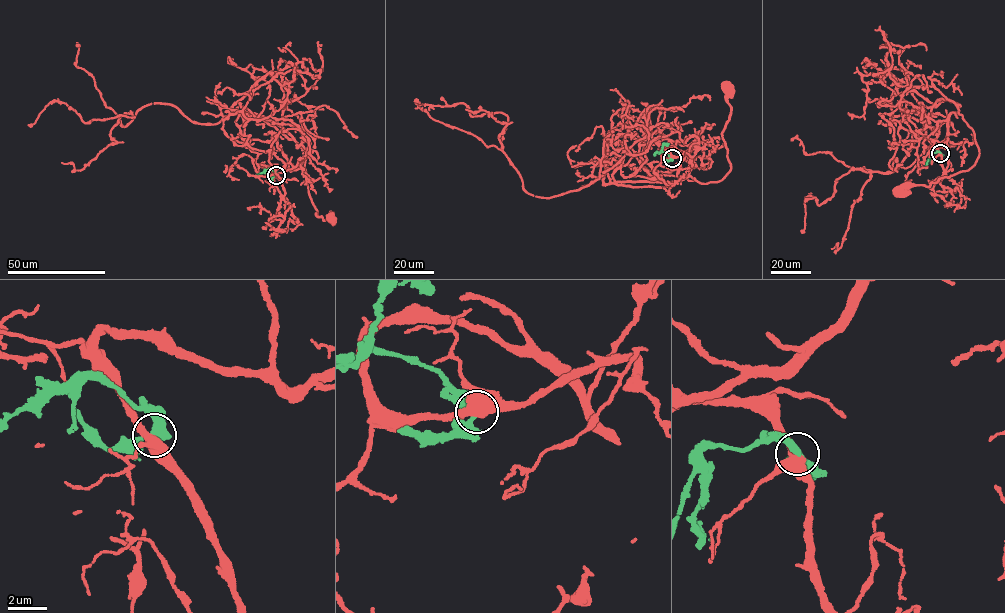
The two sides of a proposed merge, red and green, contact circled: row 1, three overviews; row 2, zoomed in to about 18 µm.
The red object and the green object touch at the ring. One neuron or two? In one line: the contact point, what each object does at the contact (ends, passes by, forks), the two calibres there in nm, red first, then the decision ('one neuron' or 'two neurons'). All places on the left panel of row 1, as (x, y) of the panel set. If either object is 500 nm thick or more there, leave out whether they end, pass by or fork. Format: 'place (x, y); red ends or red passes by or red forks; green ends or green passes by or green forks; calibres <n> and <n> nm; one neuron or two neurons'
place (276, 175); red passes by; green passes by; calibres 480 and 360 nm; two neurons

